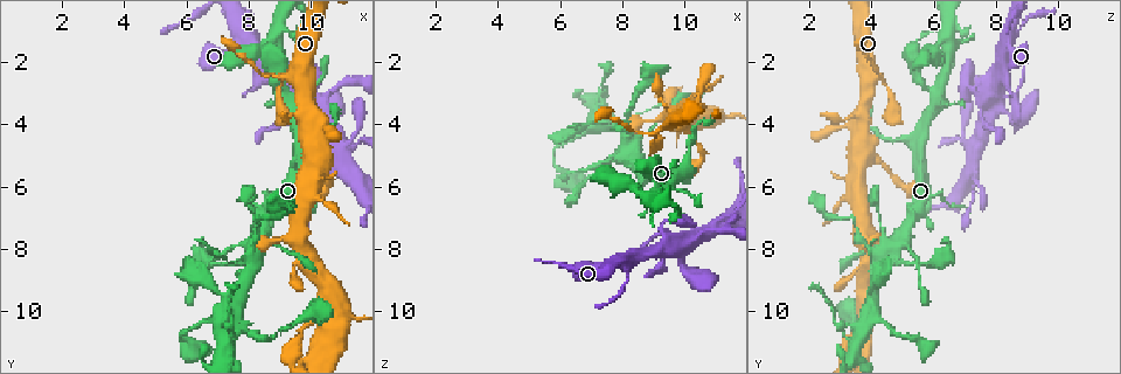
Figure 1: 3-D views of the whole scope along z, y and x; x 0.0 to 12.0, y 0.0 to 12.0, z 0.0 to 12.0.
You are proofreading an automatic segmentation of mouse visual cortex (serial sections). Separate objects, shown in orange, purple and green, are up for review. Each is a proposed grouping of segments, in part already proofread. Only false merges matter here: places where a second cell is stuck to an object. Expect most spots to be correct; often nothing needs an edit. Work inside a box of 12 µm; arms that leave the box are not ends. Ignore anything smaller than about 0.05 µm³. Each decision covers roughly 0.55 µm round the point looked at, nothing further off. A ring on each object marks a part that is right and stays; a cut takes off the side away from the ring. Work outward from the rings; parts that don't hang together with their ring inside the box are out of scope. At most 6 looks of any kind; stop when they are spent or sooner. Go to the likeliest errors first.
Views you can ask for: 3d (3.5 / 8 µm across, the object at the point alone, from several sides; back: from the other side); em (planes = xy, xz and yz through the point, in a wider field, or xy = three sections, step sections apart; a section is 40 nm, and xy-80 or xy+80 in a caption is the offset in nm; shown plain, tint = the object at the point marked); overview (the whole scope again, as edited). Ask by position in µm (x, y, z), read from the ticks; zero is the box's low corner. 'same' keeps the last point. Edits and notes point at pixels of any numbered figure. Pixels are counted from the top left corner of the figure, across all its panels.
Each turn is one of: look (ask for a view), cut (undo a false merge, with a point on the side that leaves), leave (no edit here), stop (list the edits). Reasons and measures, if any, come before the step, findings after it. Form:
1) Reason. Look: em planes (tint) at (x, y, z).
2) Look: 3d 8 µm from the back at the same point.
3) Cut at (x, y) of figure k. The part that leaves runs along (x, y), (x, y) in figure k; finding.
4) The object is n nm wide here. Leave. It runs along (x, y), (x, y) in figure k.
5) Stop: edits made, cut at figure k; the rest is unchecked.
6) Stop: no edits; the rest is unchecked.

Calibre changes. Look: 3d 8 µm at (7.4, 10.1, 4.1).

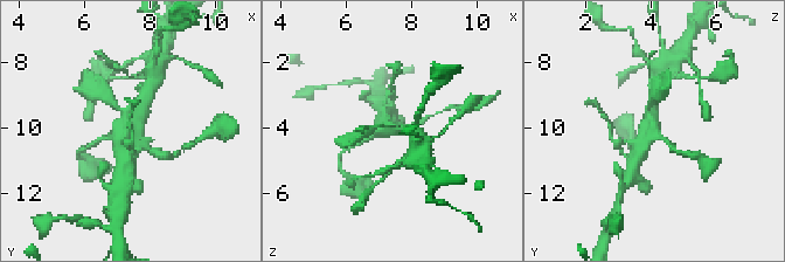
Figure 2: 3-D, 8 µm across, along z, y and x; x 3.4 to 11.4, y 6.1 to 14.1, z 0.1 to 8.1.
Shape alone is not enough. Look: em xy step 5 (tint) at (7.4, 10.0, 4.0).

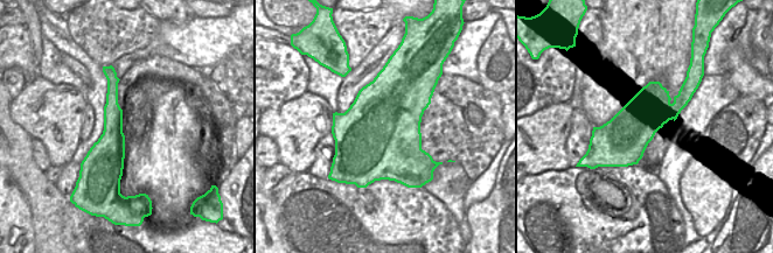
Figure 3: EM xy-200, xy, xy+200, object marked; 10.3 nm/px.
Leave. It runs along (145, 101), (127, 119), (123, 159) in figure 2; all the same cell.

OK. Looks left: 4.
Thick turns thin. Look: 3d 3.5 µm at (7.6, 7.8, 5.1).

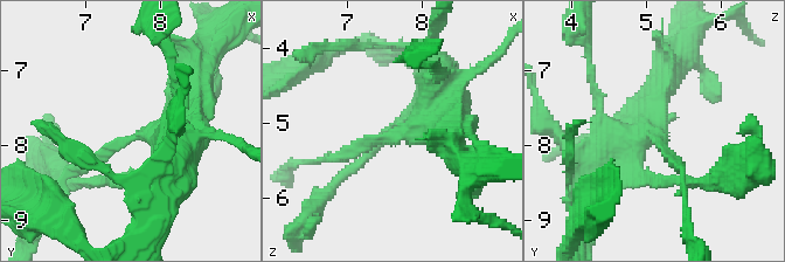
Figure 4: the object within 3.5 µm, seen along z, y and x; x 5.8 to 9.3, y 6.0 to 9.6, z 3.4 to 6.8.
The arms are 150, 350 nm wide. Look: em xy step 5 (tint) at (7.70, 7.85, 5.20).

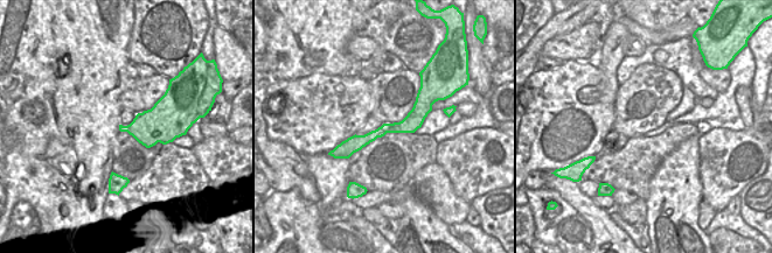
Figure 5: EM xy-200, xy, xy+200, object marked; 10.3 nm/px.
Leave. It runs along (453, 133), (422, 124), (335, 158) in figure 4; all the same cell.

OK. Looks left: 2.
Stop: no edits; the rest is unchecked.

